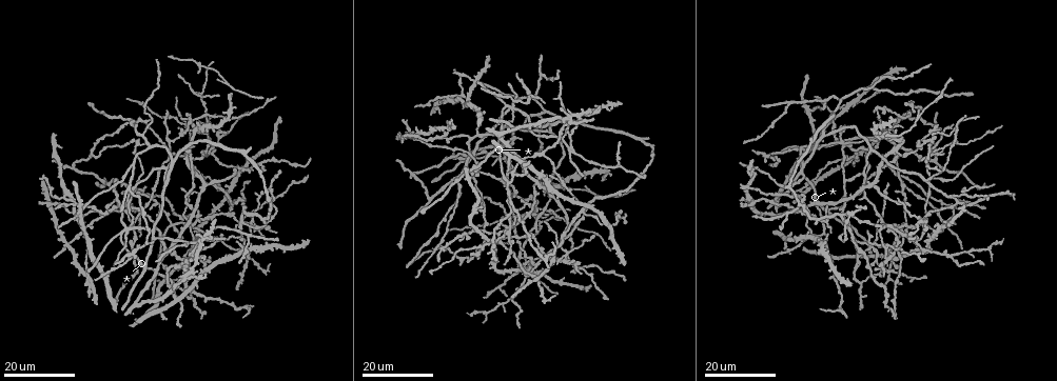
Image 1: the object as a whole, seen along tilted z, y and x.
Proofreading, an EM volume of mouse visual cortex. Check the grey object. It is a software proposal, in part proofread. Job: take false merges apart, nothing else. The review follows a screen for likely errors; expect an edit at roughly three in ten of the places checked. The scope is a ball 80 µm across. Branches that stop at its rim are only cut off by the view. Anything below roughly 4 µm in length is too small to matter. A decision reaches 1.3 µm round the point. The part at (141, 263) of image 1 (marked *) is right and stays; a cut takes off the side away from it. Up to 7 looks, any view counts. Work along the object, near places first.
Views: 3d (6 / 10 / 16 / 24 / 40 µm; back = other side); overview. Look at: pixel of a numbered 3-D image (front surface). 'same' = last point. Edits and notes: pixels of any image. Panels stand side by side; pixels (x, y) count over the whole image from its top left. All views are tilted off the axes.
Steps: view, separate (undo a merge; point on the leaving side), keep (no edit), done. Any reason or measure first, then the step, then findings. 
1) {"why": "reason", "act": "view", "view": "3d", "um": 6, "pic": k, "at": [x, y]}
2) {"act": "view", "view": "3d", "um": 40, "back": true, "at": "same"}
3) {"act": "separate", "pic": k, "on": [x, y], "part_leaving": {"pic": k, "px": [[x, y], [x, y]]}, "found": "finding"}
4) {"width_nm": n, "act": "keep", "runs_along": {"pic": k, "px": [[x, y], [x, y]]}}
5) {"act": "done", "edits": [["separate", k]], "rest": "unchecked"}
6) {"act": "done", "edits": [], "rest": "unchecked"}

{"why": "three arms meet", "act": "view", "view": "3d", "um": 16, "pic": 1, "at": [921, 180]}

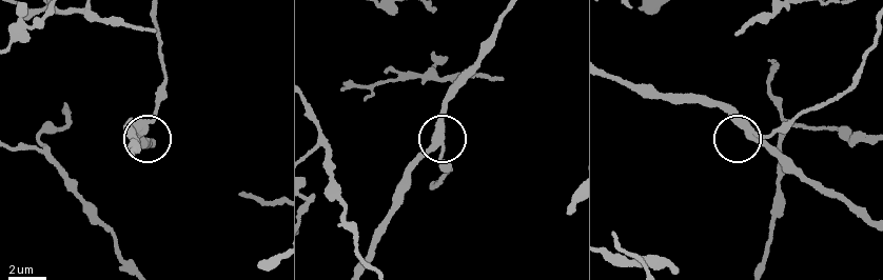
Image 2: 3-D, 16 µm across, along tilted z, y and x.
{"act": "view", "view": "3d", "um": 6, "pic": 2, "at": [437, 143]}

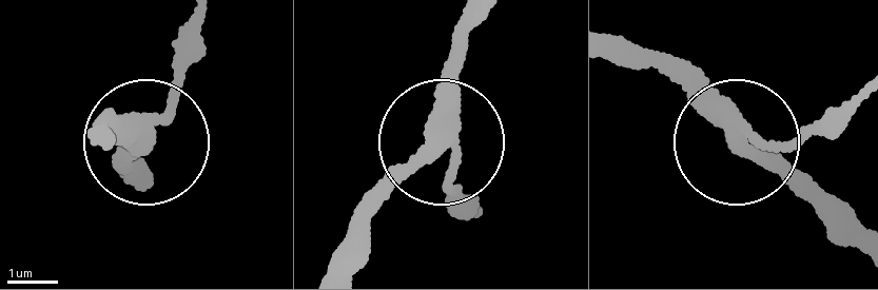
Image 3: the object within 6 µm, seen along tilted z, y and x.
{"side_arm_um": 34, "arms": 3, "act": "keep", "found": "one cell here"}

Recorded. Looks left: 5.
{"act": "view", "view": "3d", "um": 24, "pic": 1, "at": [585, 203]}

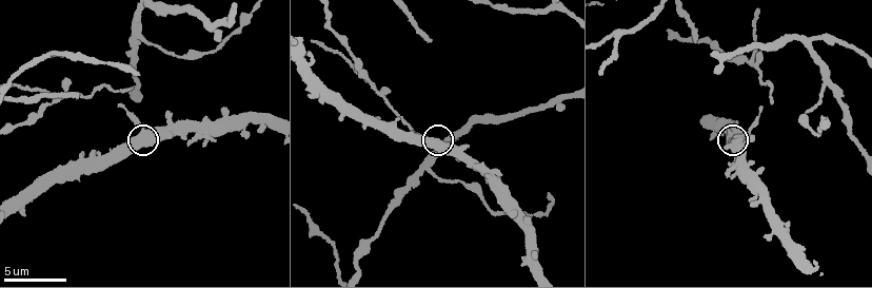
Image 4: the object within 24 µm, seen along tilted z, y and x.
{"why": "closer look", "act": "view", "view": "3d", "um": 6, "pic": 4, "at": [141, 143]}

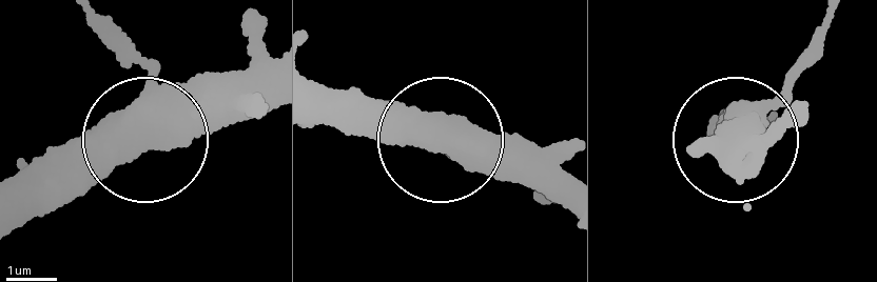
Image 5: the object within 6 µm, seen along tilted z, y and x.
{"act": "keep", "found": "continuous, no second cell"}

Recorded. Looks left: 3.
{"act": "view", "view": "3d", "um": 16, "pic": 4, "at": [750, 59]}

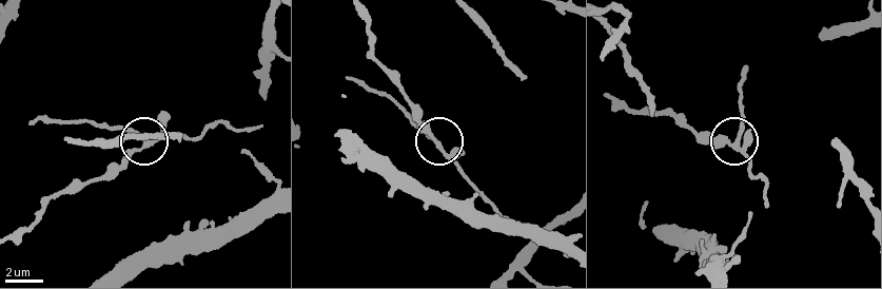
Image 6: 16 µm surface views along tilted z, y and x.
{"side_arm_um": 7, "act": "keep", "found": "one cell here"}

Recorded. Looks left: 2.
{"act": "done", "edits": [], "rest": "unchecked"}

